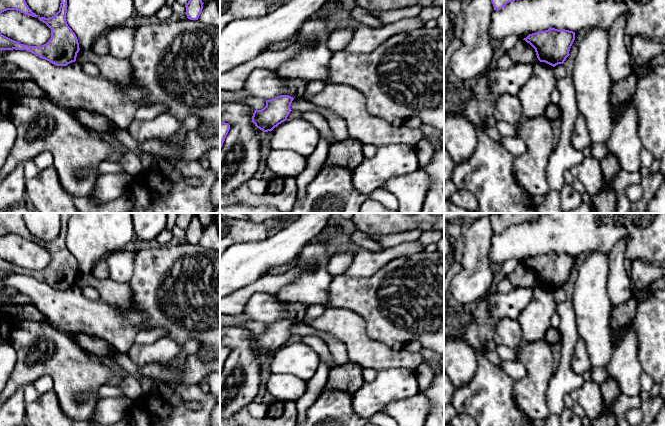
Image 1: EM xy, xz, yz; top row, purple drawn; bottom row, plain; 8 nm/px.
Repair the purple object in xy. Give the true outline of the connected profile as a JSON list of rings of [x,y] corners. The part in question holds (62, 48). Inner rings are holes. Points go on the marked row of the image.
[[[61,0],[59,11],[52,17],[38,17],[51,29],[50,40],[42,46],[28,46],[0,33],[0,50],[26,50],[57,66],[75,62],[79,43],[66,21],[67,0]]]

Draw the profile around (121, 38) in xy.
[[[126,25],[110,30],[106,35],[109,42],[109,55],[117,59],[129,58],[133,51],[136,28]]]

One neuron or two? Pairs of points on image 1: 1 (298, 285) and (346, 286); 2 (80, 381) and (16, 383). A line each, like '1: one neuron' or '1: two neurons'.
1: two neurons
2: one neuron

